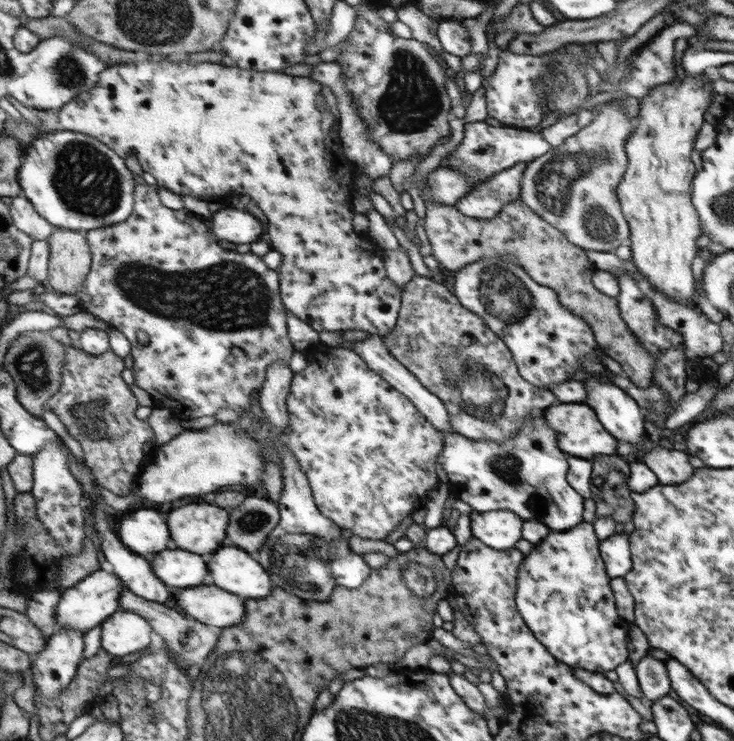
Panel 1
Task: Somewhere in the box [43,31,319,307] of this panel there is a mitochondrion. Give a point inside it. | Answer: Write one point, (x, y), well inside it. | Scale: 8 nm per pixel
(83, 178)

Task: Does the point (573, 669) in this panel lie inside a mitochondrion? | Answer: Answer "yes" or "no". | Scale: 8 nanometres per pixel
no

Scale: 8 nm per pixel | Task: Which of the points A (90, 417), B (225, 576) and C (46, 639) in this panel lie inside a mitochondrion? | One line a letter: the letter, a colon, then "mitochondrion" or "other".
A: mitochondrion
B: other
C: other

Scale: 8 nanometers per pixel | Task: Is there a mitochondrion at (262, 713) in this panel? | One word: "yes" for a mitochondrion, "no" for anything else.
yes

